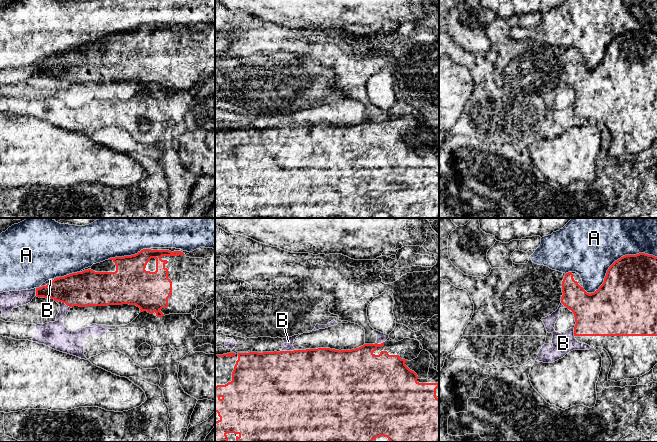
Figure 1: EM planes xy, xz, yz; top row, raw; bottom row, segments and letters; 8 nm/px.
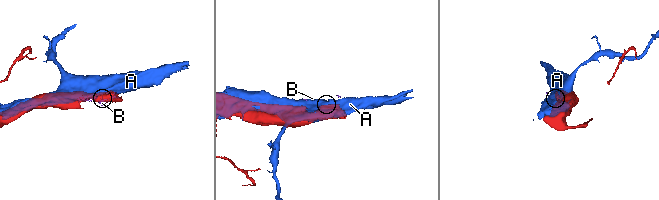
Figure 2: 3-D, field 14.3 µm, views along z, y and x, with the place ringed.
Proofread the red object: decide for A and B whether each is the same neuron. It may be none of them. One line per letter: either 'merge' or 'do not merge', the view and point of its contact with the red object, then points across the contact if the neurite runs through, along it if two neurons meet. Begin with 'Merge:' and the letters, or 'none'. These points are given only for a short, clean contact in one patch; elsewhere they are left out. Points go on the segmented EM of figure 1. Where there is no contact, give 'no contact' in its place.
Merge: none
A: do not merge; contact yz (618, 259)
B: do not merge; contact xy (64, 302)

